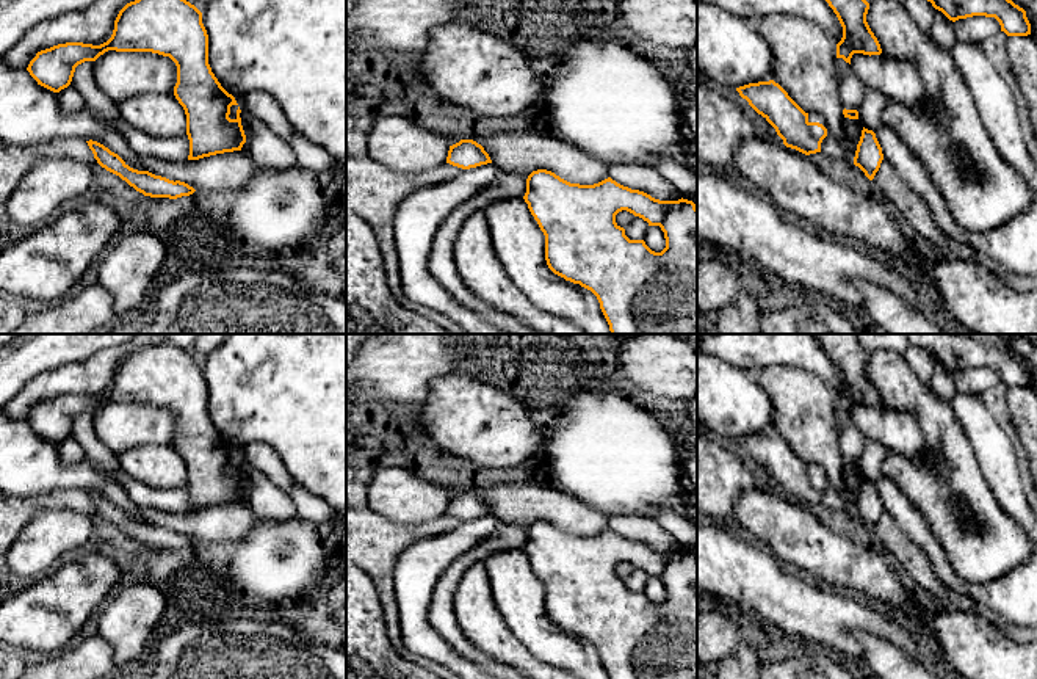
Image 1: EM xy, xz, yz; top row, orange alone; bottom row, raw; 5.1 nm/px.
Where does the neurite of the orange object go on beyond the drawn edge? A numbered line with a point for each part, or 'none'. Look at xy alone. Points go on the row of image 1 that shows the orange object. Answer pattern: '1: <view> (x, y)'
none

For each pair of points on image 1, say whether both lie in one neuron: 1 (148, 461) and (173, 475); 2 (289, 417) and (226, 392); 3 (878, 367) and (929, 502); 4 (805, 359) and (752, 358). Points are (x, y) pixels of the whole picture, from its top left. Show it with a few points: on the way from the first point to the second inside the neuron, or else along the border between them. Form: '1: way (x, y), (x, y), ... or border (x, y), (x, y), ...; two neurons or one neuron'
1: way (154, 464), (166, 469); one neuron
2: way (273, 402), (263, 392), (242, 392); one neuron
3: way (937, 424), (959, 477), (993, 526), (982, 543); one neuron
4: way (793, 355), (765, 355); one neuron

